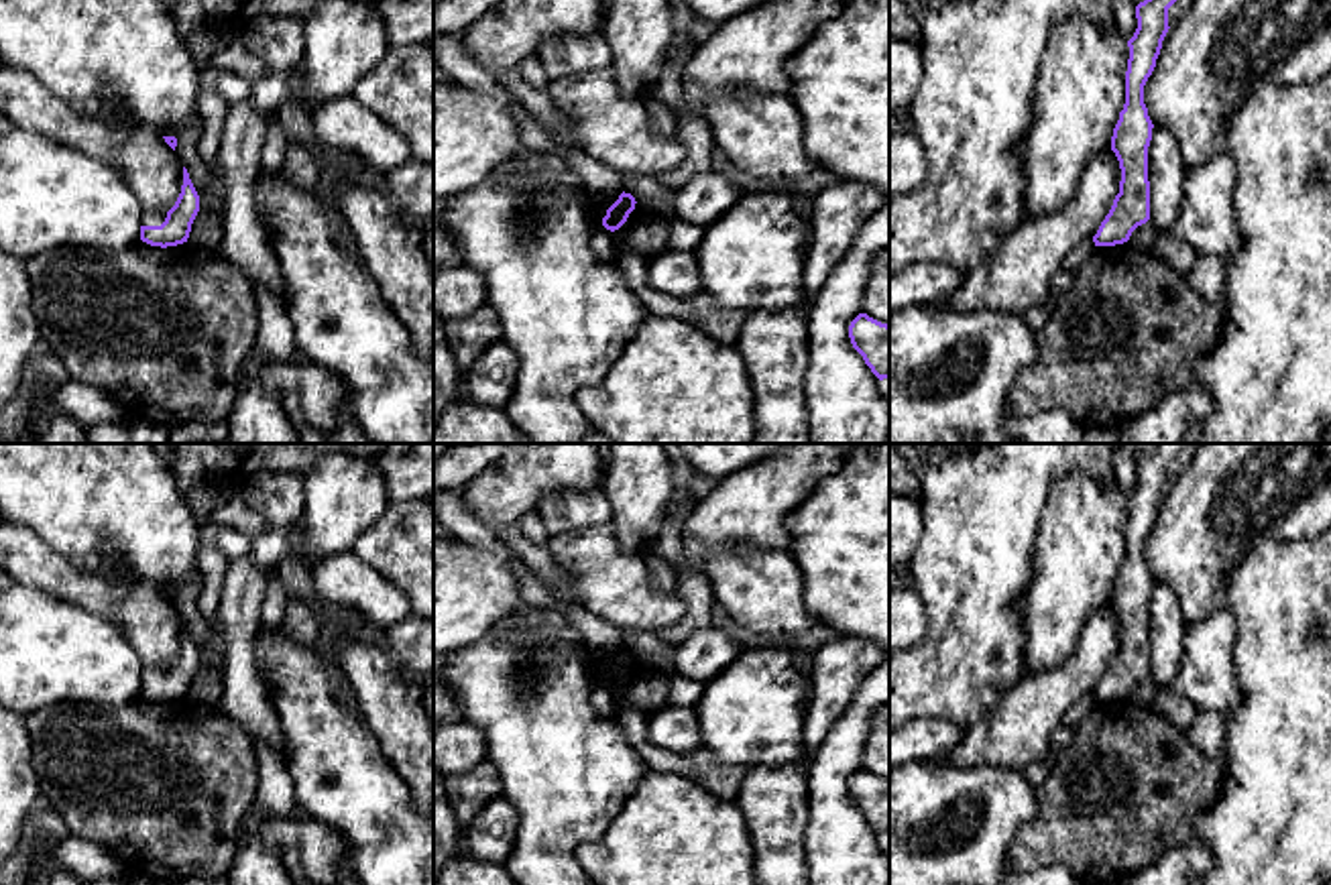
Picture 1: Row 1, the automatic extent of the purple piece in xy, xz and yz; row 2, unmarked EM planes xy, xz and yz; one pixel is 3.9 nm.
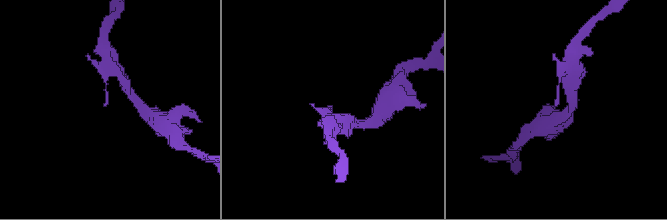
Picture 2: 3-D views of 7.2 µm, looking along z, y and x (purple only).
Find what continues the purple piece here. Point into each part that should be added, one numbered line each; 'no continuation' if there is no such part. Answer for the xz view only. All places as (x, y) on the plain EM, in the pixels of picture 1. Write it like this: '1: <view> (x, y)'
no continuation

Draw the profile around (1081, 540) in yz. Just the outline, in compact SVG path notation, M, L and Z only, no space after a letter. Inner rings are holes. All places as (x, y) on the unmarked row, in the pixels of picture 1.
M1068 474L1052 484L1038 527L1032 580L1020 602L1028 633L1024 671L1064 663L1091 612L1111 602L1113 584L1125 559L1127 515L1130 503L1115 478L1099 484L1089 476Z

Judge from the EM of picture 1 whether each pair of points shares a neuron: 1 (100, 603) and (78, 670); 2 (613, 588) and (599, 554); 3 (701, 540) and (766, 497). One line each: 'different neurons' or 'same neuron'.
1: different neurons
2: same neuron
3: same neuron

